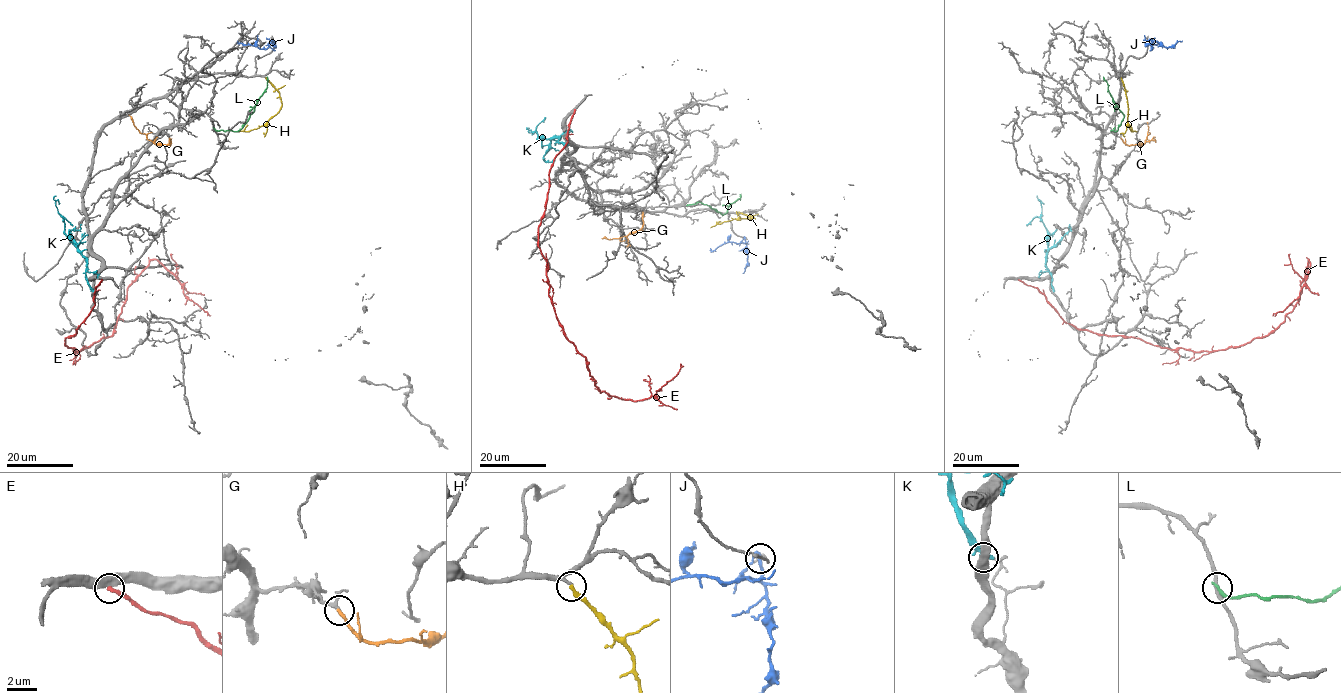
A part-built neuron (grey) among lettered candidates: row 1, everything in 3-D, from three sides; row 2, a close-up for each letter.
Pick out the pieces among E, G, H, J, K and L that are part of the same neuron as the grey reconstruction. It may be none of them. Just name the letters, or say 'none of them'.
G, H

